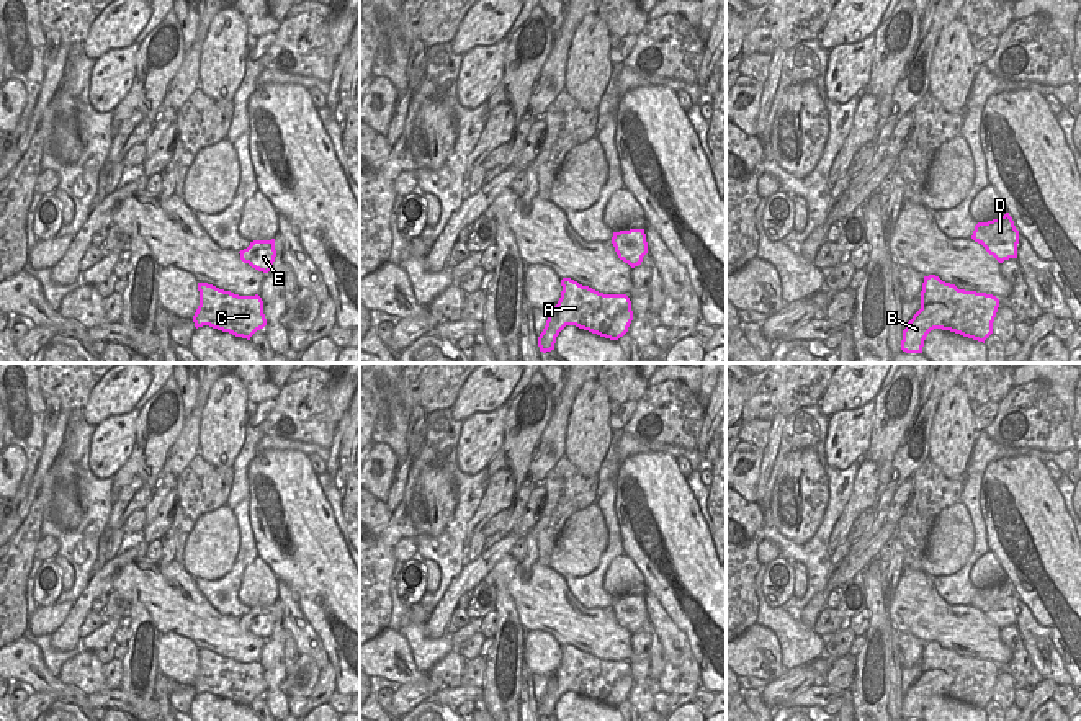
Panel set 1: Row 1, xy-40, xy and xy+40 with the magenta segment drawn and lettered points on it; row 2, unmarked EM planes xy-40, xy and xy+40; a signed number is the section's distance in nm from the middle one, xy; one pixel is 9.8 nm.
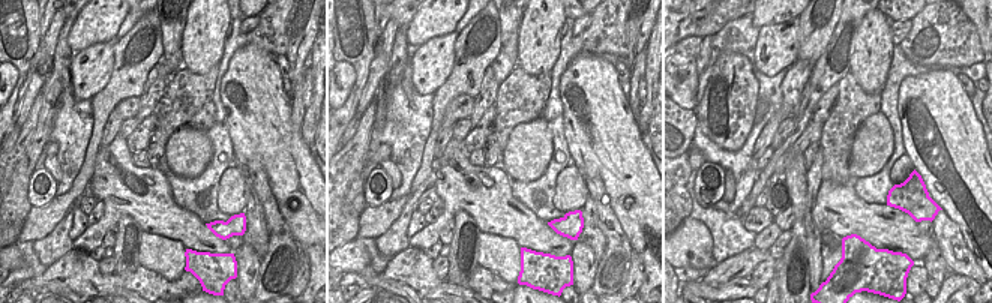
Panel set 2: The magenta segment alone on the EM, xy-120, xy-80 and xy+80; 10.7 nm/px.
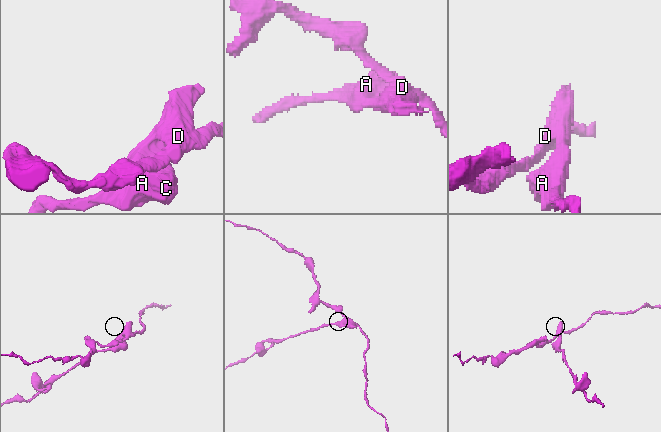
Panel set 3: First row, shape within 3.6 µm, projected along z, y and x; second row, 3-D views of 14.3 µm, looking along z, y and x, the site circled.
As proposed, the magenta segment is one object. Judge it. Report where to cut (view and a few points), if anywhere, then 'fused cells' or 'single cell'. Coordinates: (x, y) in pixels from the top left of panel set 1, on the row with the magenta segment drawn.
cut in xy-40 along (273, 241), (259, 246), (247, 262); fused cells

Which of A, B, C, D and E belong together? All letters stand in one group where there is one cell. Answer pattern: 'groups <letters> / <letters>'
groups A B C D / E

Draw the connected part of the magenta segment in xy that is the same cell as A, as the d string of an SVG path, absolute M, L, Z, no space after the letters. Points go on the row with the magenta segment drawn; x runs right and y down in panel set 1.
M563 278L561 286L561 298L538 337L540 352L554 350L556 337L566 325L576 325L610 340L618 340L628 332L633 311L626 294L603 294L571 278Z

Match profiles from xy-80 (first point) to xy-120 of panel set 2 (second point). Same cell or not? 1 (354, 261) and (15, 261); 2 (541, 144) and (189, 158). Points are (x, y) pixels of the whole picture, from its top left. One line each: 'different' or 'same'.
1: same
2: same

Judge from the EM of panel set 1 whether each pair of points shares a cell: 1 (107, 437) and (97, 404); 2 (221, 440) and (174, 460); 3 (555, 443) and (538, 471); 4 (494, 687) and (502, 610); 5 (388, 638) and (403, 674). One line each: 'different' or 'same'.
1: different
2: different
3: same
4: same
5: same

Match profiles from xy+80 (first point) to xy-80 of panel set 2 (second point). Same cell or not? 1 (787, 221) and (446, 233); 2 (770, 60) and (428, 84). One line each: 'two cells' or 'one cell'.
1: one cell
2: one cell

